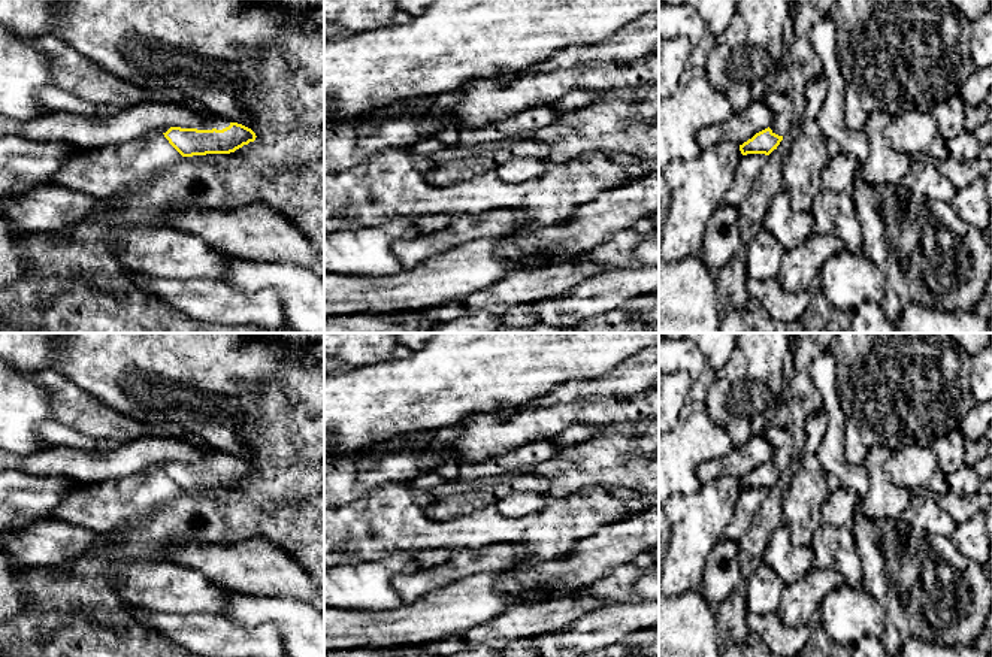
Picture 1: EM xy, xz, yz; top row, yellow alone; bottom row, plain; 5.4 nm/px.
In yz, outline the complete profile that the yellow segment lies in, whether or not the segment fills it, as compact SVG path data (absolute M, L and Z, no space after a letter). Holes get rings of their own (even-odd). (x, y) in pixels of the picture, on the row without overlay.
M768 424L763 435L771 443L774 455L768 463L756 467L751 473L740 479L743 490L769 490L774 484L777 484L783 472L792 464L792 455L795 449L792 433L784 426L778 427Z

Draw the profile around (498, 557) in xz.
M495 544L478 549L457 549L442 564L394 576L391 585L402 602L409 603L465 576L512 569L529 557L526 545Z

